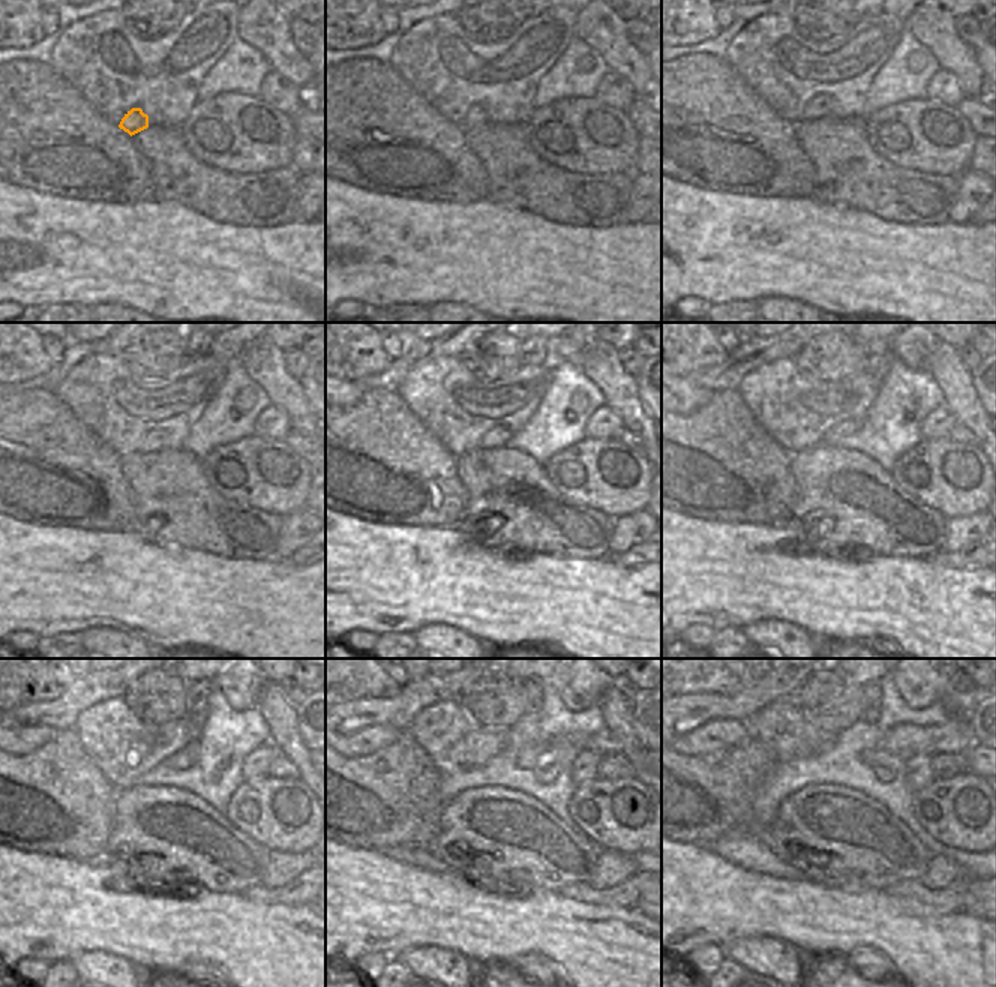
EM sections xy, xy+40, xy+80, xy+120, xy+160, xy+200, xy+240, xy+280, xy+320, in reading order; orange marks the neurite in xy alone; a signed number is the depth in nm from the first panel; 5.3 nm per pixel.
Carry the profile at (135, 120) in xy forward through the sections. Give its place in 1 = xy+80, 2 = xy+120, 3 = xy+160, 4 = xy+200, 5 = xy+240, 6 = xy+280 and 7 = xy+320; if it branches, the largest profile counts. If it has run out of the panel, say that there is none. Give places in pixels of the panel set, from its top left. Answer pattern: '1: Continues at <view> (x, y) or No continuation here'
1: Continues at xy+80 (819, 107)
2: Continues at xy+120 (155, 440)
3: Continues at xy+160 (498, 437)
4: Continues at xy+200 (845, 428)
5: Continues at xy+240 (180, 761)
6: Continues at xy+280 (600, 743)
7: Continues at xy+320 (905, 740).

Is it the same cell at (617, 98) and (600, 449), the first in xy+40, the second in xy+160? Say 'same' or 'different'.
different

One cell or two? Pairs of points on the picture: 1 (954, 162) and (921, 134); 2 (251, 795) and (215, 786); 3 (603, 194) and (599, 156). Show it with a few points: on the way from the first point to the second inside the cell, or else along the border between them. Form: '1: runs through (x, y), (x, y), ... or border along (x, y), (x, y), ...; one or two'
1: runs through (947, 155), (929, 140); one
2: border along (245, 780), (233, 794), (224, 813); two
3: border along (567, 170), (573, 173), (630, 174); two

